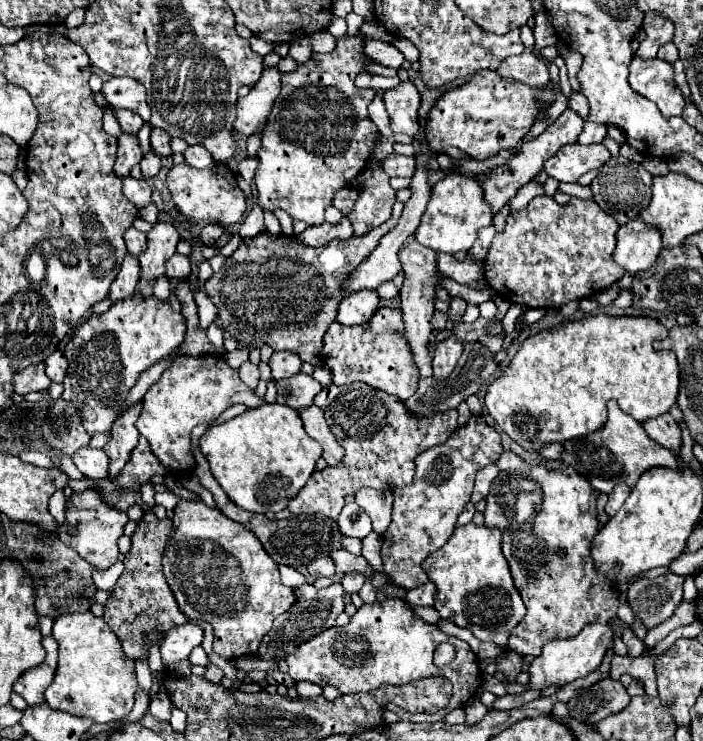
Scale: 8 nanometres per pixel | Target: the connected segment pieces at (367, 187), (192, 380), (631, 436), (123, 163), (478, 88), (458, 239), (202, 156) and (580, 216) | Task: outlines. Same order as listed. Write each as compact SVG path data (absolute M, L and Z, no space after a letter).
M373 163L371 169L371 179L363 183L363 189L353 205L353 211L347 215L357 237L385 223L391 217L391 209L395 203L395 191L389 185L387 173L381 173L379 163Z
M179 355L163 371L161 379L153 383L145 393L137 429L149 441L153 453L165 467L175 473L185 473L195 465L195 459L191 455L191 429L217 419L227 407L235 403L259 407L263 401L239 379L237 369L229 367L221 355Z
M615 401L607 403L607 423L597 433L589 433L585 437L563 443L561 461L565 465L571 465L577 473L585 475L585 479L589 479L589 483L601 493L611 493L617 483L627 483L629 487L633 487L641 473L651 467L677 467L675 453L655 443L645 433L641 423L623 413Z
M121 133L119 137L119 151L117 151L117 161L115 161L115 173L119 177L129 175L131 167L137 165L143 159L143 151L139 145L137 135L131 133Z
M495 71L475 73L465 85L443 93L431 107L425 125L429 147L433 151L439 151L451 145L473 159L489 159L501 149L517 147L533 127L537 115L541 113L541 107L549 107L553 101L553 83L545 87L533 87L521 81L503 79Z
M447 175L433 187L431 199L427 203L415 239L421 245L431 247L439 253L469 251L477 239L477 231L481 227L489 227L491 223L493 223L493 211L485 201L483 189L477 183L477 179L463 175Z
M193 145L185 151L185 163L191 167L197 167L197 169L205 169L213 163L213 155L205 147Z
M547 195L533 197L523 209L509 213L507 227L491 241L489 253L483 261L483 277L489 287L497 291L497 295L505 297L511 303L519 303L533 309L555 309L567 305L573 299L591 297L617 283L625 275L625 269L621 269L613 261L617 229L617 221L613 221L613 217L609 217L595 201L571 197L569 203L559 205L553 201L553 197Z

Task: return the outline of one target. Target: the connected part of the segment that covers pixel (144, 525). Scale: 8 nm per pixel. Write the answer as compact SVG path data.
M147 513L143 515L143 519L139 521L137 525L137 531L133 533L133 545L131 545L131 551L127 553L125 557L125 571L123 575L119 577L115 589L113 589L113 597L107 601L105 605L105 621L109 623L109 627L113 629L113 633L119 637L121 641L121 647L125 651L125 655L129 659L147 659L147 653L149 653L149 643L153 641L153 637L157 637L157 627L161 627L159 633L163 633L163 629L169 629L173 625L183 625L187 623L185 615L179 611L177 607L177 601L173 601L173 595L171 595L171 589L163 577L163 569L161 569L161 557L163 557L163 549L167 545L167 537L171 533L171 519L157 519L155 513Z

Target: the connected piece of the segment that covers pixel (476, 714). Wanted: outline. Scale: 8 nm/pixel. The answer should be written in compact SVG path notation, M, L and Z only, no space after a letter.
M469 701L467 705L465 705L465 725L475 725L475 723L479 723L485 715L487 715L487 707L483 705L483 703L479 703L479 701Z

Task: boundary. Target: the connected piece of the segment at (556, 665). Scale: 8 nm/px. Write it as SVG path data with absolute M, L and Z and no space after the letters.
M587 625L577 637L573 639L561 639L561 641L551 641L545 645L543 653L533 659L529 665L529 689L545 689L545 687L563 687L579 677L585 677L591 669L595 669L603 657L605 649L609 647L611 641L611 629L609 625Z

